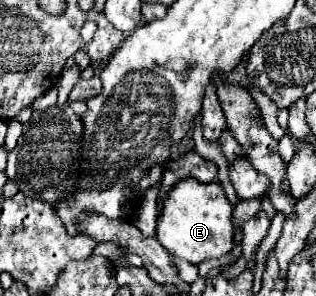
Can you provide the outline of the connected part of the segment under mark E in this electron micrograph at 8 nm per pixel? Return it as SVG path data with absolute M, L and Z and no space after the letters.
M182 179L172 187L172 191L164 199L164 209L156 221L156 239L160 245L178 259L186 259L188 263L202 263L206 259L218 259L232 251L234 247L234 225L232 225L232 205L226 199L226 193L218 181L200 183L194 179Z

